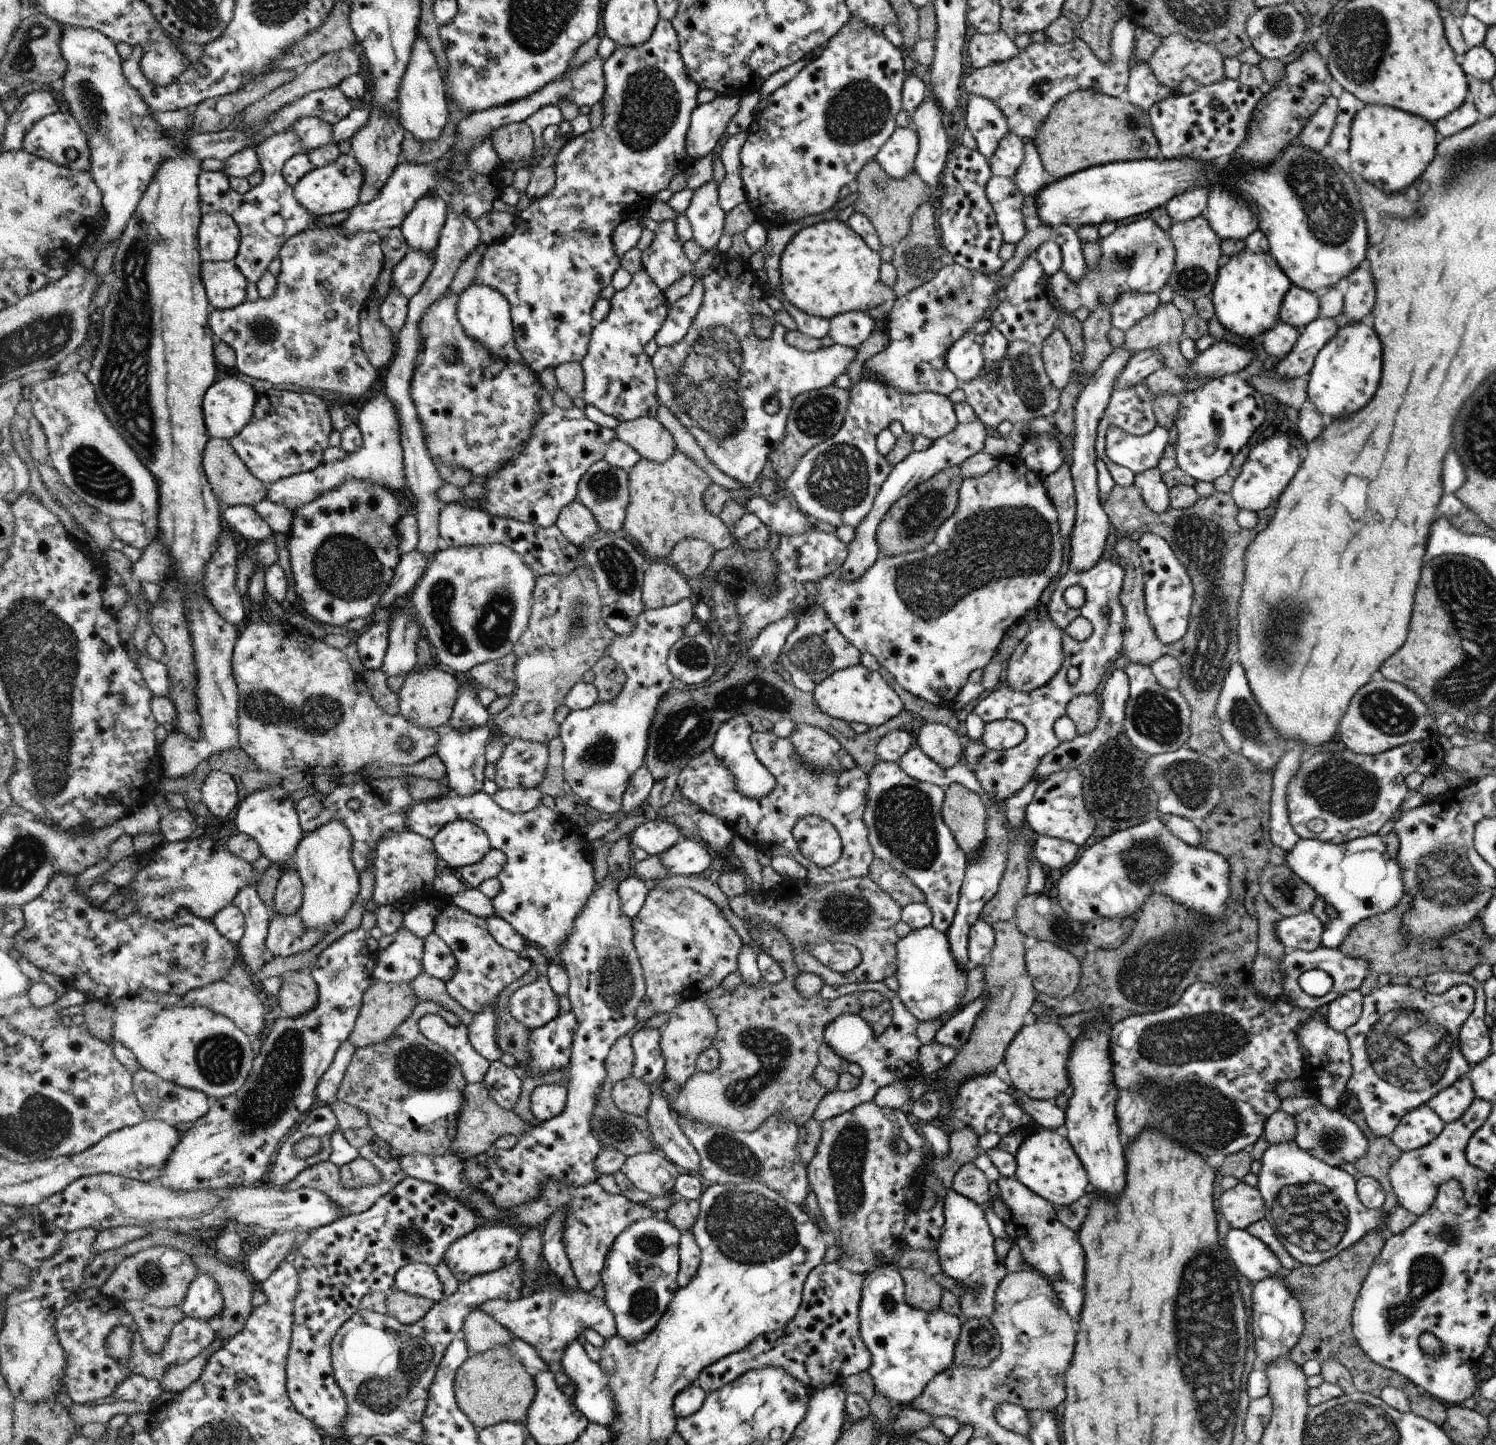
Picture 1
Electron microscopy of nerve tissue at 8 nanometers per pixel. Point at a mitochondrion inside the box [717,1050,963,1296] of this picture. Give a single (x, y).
(848, 1152)

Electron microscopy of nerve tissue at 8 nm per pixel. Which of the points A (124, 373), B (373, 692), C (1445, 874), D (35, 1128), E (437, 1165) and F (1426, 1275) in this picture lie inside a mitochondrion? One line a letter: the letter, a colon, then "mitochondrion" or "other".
A: mitochondrion
B: other
C: mitochondrion
D: mitochondrion
E: other
F: mitochondrion

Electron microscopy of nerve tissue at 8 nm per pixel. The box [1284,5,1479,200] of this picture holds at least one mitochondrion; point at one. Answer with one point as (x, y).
(1362, 38)

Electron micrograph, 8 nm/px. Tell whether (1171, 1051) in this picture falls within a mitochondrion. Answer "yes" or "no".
yes

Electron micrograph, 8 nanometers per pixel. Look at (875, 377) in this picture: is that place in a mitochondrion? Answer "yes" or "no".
no

